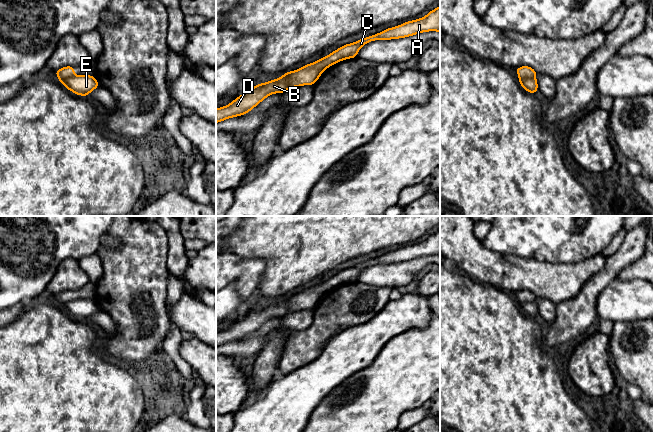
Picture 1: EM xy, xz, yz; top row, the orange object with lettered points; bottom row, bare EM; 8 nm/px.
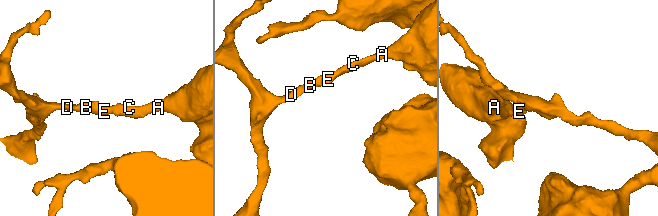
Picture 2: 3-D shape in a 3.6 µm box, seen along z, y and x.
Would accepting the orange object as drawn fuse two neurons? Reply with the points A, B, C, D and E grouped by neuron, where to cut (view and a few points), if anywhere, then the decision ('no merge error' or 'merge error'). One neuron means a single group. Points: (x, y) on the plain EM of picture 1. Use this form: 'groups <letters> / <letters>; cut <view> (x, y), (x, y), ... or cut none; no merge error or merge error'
groups A C E / B D; cut xz (290, 296), (287, 312); merge error

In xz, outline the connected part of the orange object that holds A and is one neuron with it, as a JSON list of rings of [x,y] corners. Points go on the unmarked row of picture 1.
[[[440,230],[423,242],[407,245],[402,249],[388,252],[383,256],[368,260],[352,268],[346,268],[316,286],[305,289],[296,295],[290,295],[288,313],[302,309],[314,309],[326,292],[344,283],[357,281],[359,273],[368,266],[404,262],[427,255],[440,256]]]

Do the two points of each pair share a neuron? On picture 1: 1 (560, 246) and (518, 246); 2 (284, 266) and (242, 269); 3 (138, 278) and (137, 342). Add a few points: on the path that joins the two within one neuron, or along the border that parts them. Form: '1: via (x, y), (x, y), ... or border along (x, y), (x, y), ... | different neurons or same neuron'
1: via (550, 246), (528, 246) | same neuron
2: border along (244, 256), (265, 260), (256, 289) | different neurons
3: via (130, 294), (127, 307), (135, 318), (135, 326) | same neuron

